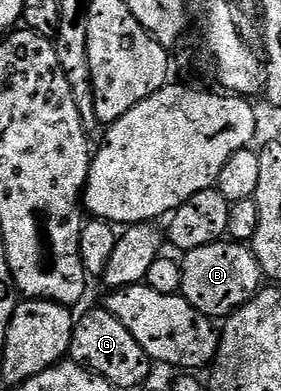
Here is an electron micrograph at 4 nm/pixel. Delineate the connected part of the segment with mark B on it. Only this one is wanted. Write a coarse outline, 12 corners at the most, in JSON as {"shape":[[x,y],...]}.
{"shape":[[237,240],[185,251],[181,295],[229,316],[264,286]]}

